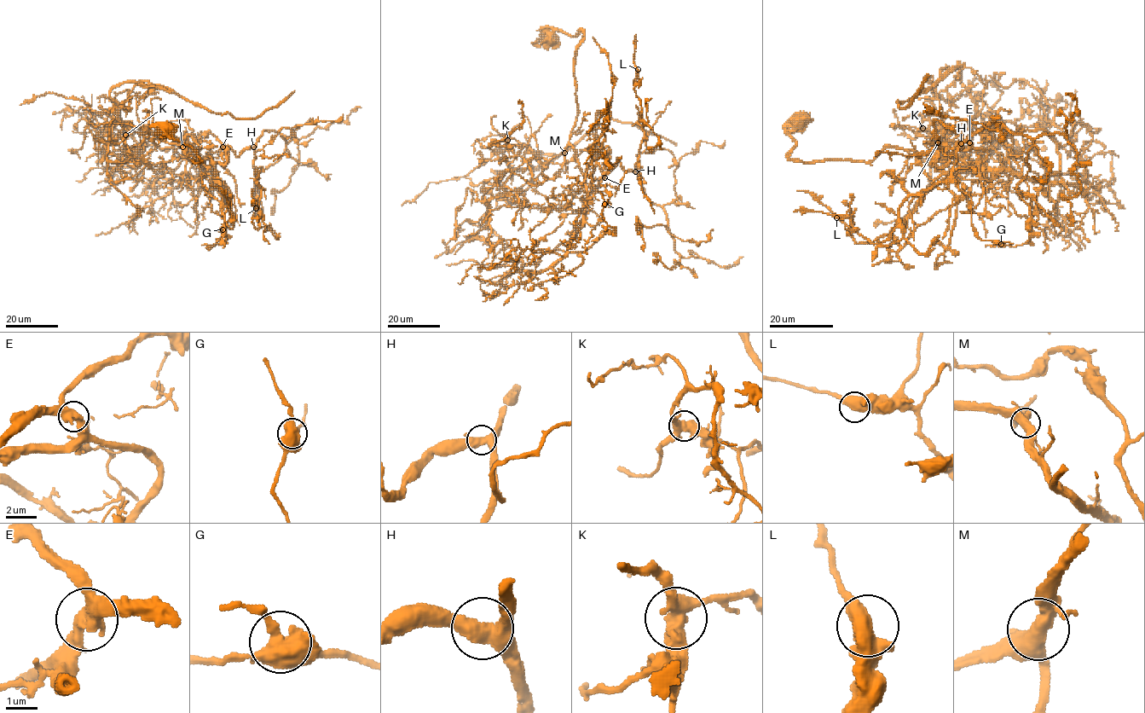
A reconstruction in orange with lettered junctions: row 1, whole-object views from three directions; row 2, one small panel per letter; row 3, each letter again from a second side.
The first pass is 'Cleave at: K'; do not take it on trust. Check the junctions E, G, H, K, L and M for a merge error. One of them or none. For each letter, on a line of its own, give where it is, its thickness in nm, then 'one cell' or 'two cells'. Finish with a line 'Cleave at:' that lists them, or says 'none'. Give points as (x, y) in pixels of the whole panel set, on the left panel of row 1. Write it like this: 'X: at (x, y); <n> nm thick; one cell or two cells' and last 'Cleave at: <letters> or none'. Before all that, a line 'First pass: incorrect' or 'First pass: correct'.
First pass: correct
E: at (222, 147); 400 nm thick; one cell
G: at (222, 229); 500 nm thick; one cell
H: at (253, 147); 460 nm thick; one cell
K: at (125, 135); 480 nm thick; two cells
L: at (256, 208); 460 nm thick; one cell
M: at (182, 147); 440 nm thick; one cell
Cleave at: K

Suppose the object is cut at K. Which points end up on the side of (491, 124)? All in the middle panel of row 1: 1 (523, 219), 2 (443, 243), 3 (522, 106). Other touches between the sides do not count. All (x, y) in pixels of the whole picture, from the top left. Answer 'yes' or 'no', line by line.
1: yes
2: no
3: no

